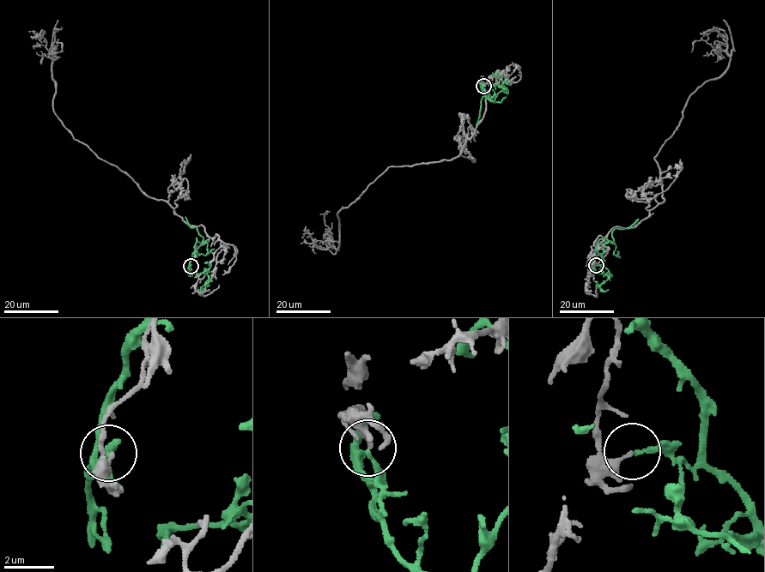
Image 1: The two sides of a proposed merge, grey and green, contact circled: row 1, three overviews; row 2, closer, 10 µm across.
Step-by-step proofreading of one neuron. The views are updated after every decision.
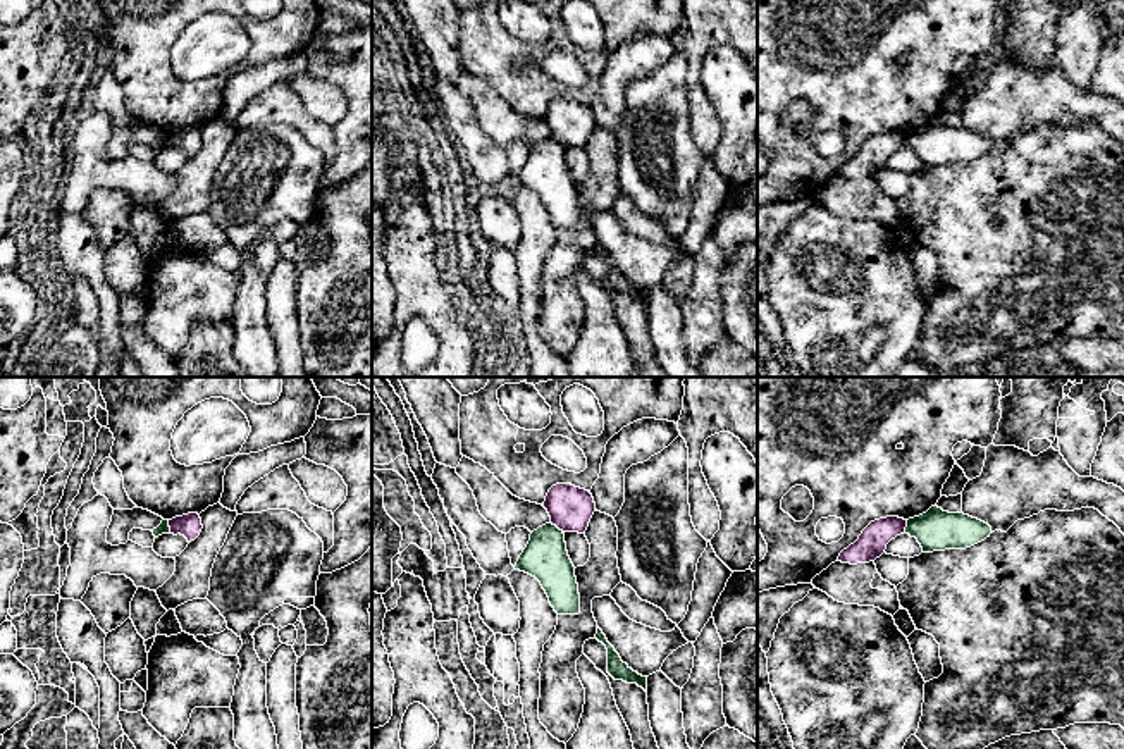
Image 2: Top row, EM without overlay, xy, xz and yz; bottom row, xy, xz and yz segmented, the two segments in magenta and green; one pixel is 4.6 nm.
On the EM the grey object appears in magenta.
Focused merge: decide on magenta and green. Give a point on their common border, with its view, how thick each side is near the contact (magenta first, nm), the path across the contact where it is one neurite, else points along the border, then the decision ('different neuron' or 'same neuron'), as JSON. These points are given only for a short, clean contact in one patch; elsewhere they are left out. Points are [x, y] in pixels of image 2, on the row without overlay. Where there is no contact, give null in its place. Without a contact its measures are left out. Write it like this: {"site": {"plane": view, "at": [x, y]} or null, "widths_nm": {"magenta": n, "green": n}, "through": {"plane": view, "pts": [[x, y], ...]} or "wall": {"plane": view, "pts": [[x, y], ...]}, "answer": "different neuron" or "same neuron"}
{"site": {"plane": "xy", "at": [169, 140]}, "widths_nm": {"magenta": 110, "green": 50}, "wall": {"plane": "xy", "pts": [[167, 135], [171, 147]]}, "answer": "different neuron"}

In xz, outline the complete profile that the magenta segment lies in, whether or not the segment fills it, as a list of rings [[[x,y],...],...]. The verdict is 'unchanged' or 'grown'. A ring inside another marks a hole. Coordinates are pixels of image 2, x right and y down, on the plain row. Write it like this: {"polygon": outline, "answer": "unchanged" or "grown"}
{"polygon": [[[556,98],[549,103],[542,119],[551,138],[563,146],[584,148],[596,126],[594,112],[589,105],[571,98]]], "answer": "unchanged"}

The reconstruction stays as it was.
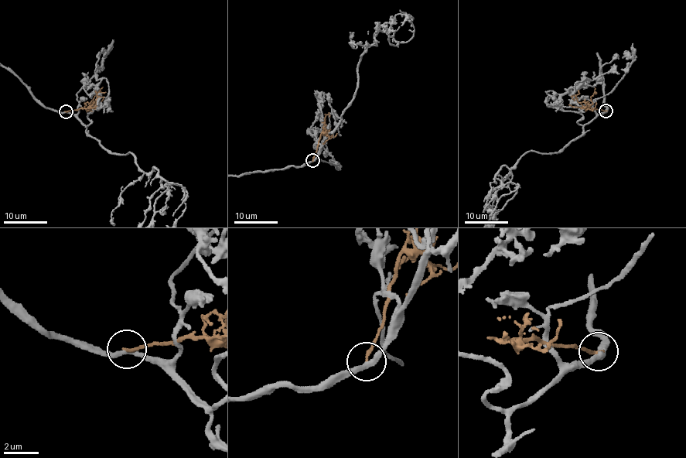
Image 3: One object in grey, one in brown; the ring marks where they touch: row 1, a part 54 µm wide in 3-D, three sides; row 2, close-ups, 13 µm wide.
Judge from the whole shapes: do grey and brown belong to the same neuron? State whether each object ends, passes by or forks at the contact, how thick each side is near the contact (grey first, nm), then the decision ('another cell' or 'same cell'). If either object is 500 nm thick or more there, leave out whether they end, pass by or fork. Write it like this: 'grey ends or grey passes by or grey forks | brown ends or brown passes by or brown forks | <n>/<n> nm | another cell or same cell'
grey passes by | brown ends | 300/190 nm | another cell

